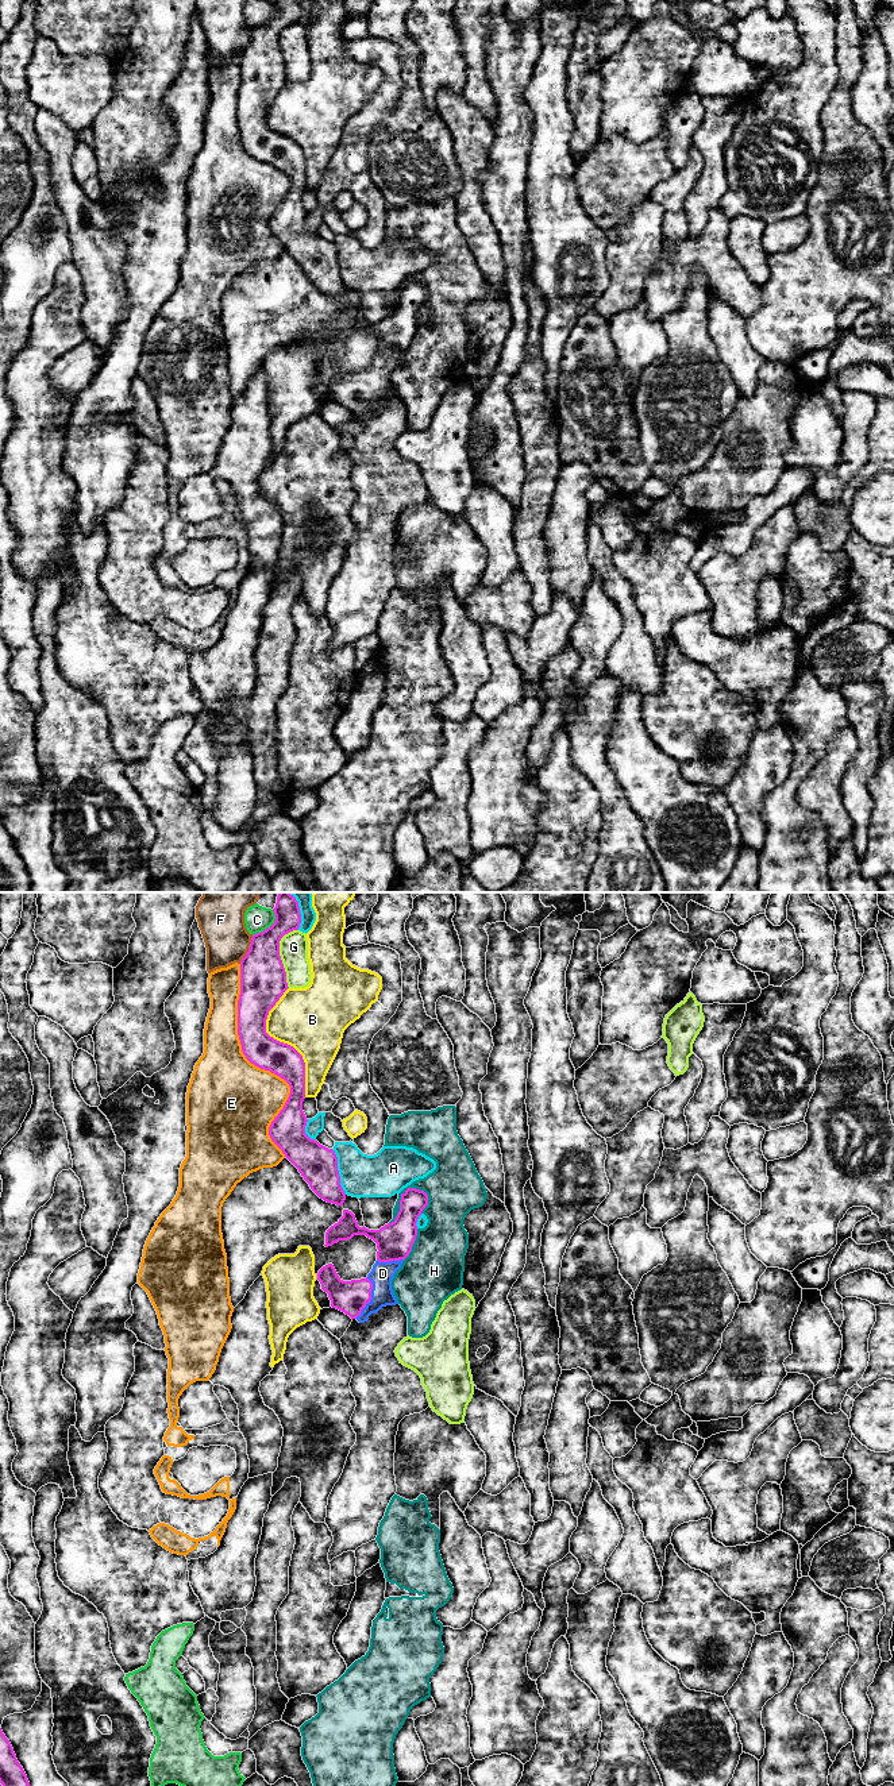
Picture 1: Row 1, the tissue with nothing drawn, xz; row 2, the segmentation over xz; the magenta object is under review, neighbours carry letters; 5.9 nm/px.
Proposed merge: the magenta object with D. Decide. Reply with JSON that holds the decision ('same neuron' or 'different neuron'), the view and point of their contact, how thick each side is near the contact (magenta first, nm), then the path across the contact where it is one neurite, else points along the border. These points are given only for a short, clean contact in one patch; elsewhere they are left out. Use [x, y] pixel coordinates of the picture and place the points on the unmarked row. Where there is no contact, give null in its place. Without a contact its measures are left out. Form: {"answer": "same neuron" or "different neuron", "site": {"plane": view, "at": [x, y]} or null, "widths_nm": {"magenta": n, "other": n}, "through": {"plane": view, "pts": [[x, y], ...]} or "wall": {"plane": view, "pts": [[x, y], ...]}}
{"answer": "same neuron", "site": {"plane": "xz", "at": [370, 390]}, "widths_nm": {"magenta": 190, "other": 140}}

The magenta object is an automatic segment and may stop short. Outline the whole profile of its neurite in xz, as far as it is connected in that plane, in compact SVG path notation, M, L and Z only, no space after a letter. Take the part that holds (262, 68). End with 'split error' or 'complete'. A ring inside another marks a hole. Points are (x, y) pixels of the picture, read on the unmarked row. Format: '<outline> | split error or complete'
M274 0L274 16L251 31L250 42L240 54L240 88L238 93L238 128L242 144L255 159L270 163L284 171L290 186L280 207L269 220L271 234L282 243L285 250L298 262L311 282L324 294L343 298L346 286L340 278L338 250L332 242L320 238L305 227L307 209L303 204L305 192L305 155L303 148L290 138L280 135L266 126L269 104L289 81L286 65L280 49L281 31L298 23L301 16L300 0Z | complete

